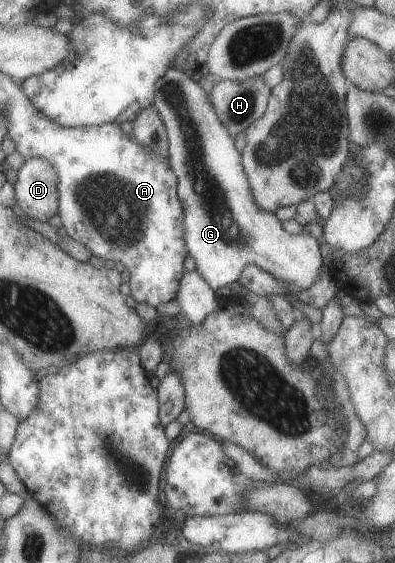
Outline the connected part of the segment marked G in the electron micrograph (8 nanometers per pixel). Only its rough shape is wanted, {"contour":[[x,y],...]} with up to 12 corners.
{"contour":[[168,68],[155,108],[187,246],[214,291],[259,265],[299,290],[320,239],[259,206],[210,94]]}

